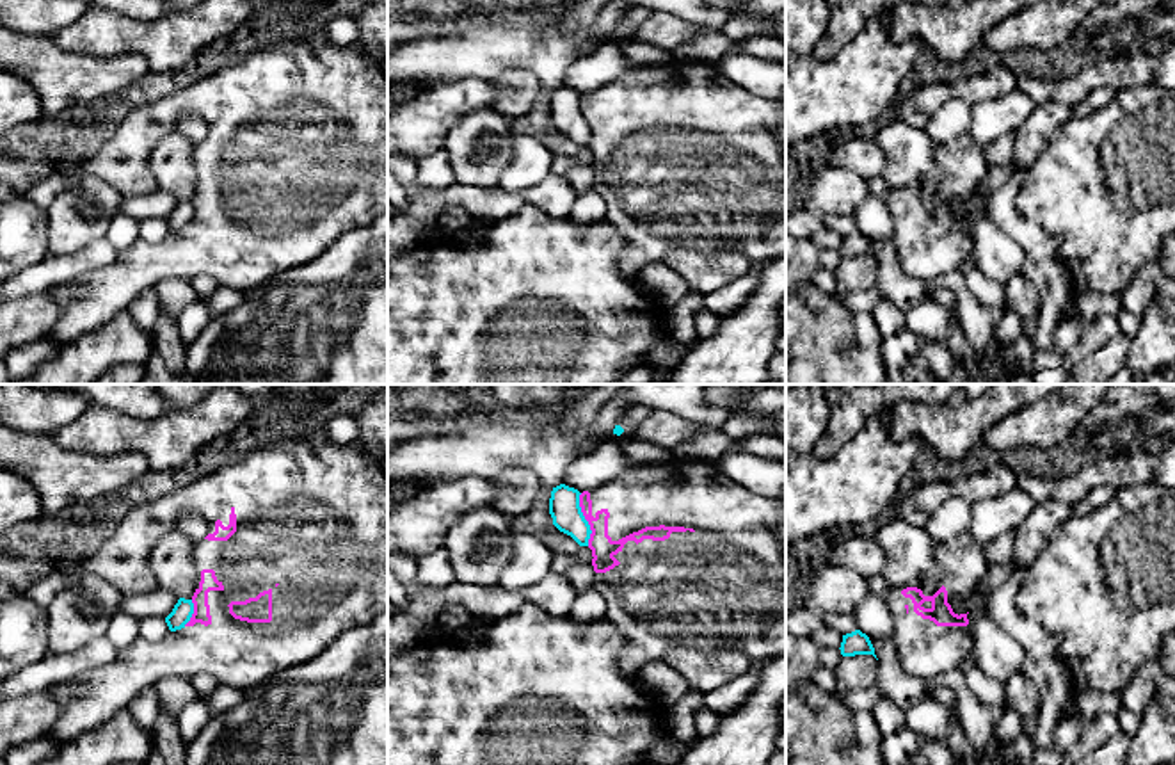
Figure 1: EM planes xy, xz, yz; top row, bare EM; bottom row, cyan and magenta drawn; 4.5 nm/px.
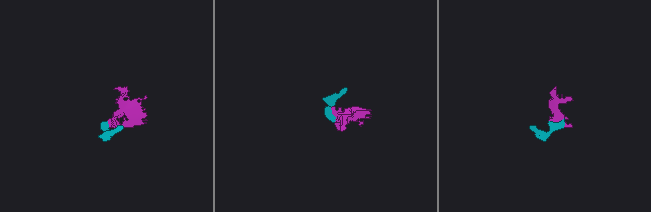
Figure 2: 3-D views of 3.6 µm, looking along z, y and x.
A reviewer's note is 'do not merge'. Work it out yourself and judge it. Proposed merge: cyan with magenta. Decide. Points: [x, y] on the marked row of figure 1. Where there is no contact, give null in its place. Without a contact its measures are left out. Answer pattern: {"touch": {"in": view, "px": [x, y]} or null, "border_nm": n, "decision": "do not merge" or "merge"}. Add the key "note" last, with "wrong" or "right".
{"touch": {"in": "xz", "px": [585, 520]}, "border_nm": 240, "decision": "do not merge", "note": "right"}

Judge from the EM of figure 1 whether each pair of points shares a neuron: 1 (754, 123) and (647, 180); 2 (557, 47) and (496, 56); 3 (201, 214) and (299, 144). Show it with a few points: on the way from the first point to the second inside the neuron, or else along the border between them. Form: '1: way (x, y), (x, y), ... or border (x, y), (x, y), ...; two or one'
1: way (727, 134), (697, 153), (674, 153); one
2: way (543, 50), (511, 50); one
3: way (226, 196), (274, 148); one

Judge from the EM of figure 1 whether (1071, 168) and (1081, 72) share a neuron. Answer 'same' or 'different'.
different

